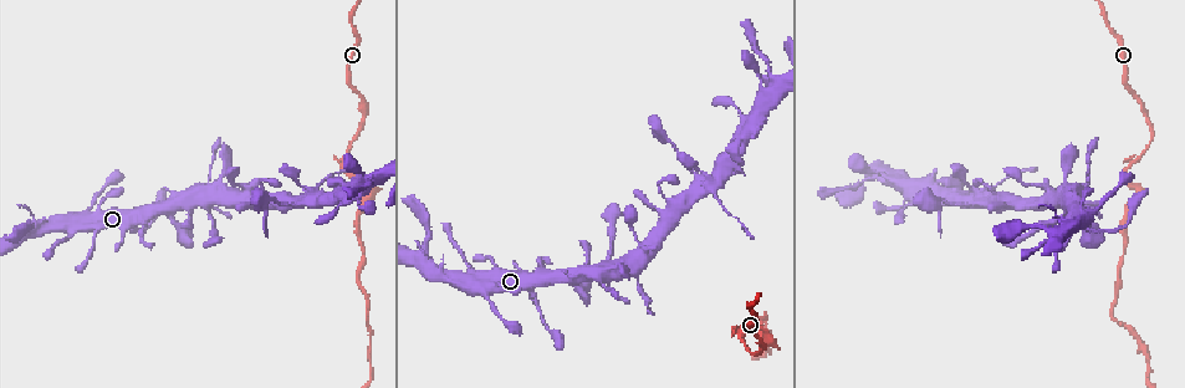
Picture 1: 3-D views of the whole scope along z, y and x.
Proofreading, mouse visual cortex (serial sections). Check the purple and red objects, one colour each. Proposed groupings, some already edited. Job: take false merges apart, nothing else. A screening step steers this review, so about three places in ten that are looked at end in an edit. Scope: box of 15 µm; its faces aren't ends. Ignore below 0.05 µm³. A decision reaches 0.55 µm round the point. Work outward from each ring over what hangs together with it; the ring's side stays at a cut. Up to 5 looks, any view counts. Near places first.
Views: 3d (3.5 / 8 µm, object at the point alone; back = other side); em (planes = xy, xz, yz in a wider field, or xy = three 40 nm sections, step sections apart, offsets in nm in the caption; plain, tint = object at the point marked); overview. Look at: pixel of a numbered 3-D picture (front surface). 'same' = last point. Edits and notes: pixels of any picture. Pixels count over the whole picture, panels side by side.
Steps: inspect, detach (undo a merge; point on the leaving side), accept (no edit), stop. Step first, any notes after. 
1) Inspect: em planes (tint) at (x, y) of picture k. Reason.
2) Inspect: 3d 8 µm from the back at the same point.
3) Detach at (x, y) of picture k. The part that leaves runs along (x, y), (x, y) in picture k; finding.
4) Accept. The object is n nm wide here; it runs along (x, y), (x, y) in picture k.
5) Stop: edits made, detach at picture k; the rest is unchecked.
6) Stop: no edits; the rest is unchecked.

Inspect: 3d 3.5 µm at (1136, 190) of picture 1. Abrupt turn.

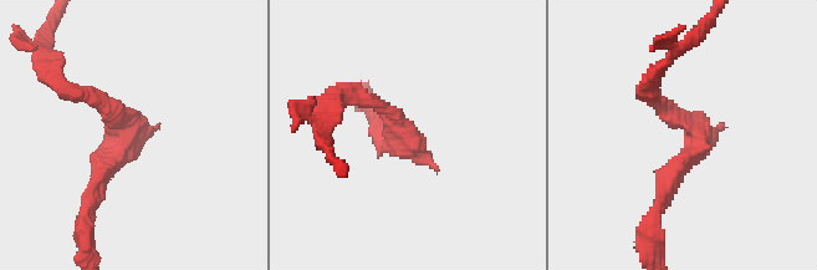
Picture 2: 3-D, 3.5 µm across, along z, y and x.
Inspect: em xy step 2 (tint) at (401, 141) of picture 2. Now the EM.

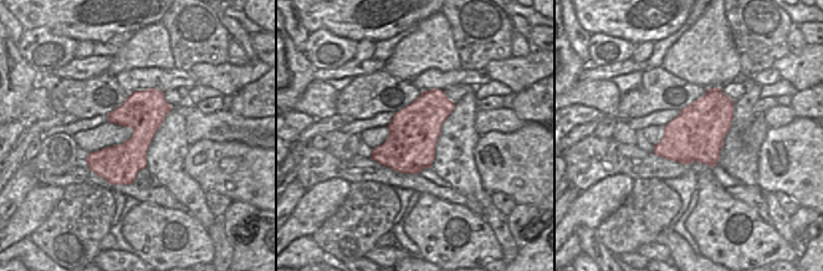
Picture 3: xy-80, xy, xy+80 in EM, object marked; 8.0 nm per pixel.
Accept. The object is 400 nm wide here; it runs along (650, 93), (698, 136), (663, 197) in picture 2; all the same cell.

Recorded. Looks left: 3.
Inspect: 3d 3.5 µm at (766, 311) of picture 1. Abrupt turn.

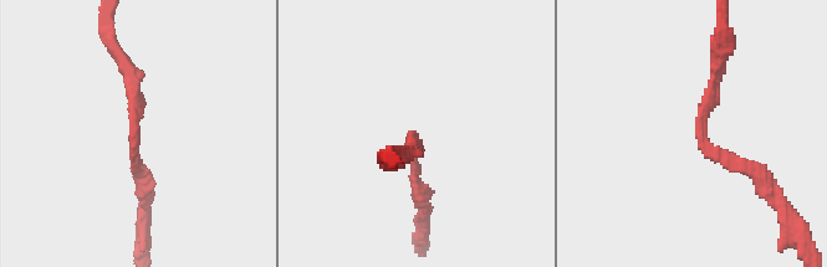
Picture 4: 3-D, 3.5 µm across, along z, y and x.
Accept. It runs along (719, 61), (699, 137), (766, 183) in picture 4; continuous, no second cell.

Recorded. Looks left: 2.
Stop: no edits; the rest is unchecked.

